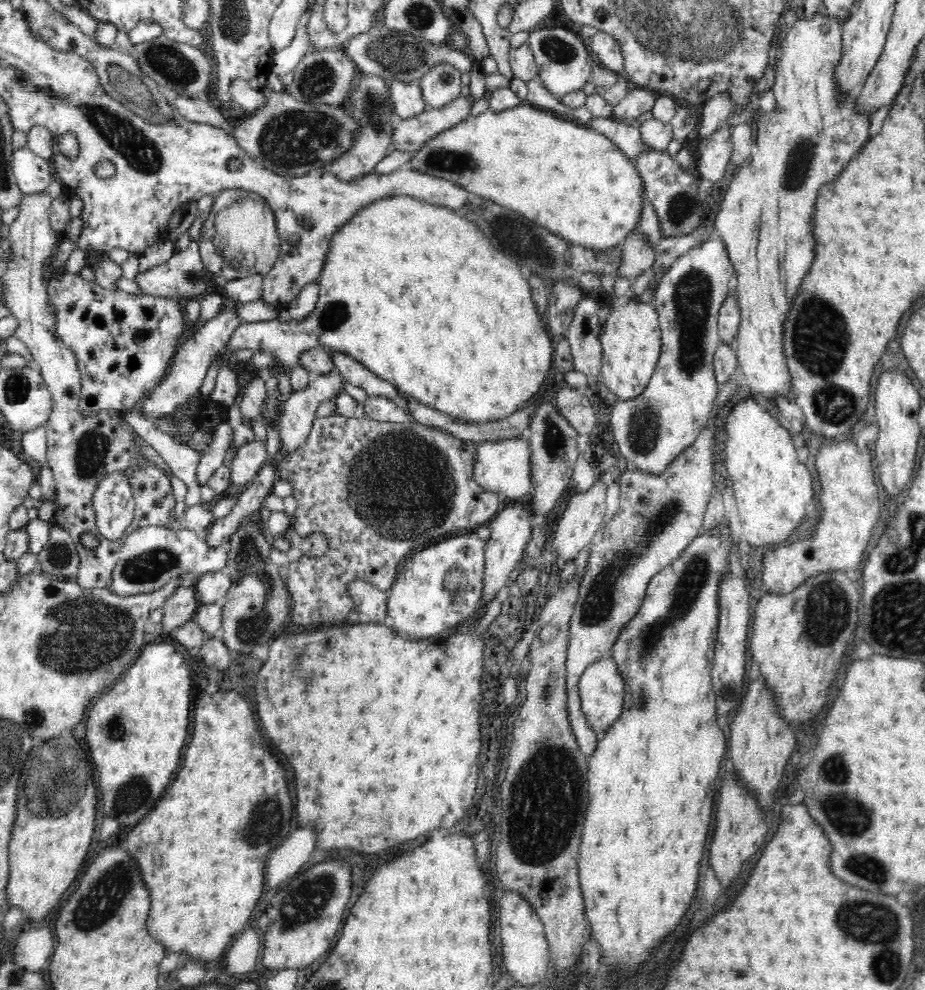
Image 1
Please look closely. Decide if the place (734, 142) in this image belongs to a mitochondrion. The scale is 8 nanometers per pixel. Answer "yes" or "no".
no

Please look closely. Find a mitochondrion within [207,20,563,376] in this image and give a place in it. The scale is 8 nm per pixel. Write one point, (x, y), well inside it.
(292, 140)

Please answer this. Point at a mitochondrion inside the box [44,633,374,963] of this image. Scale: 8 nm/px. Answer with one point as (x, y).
(106, 893)

